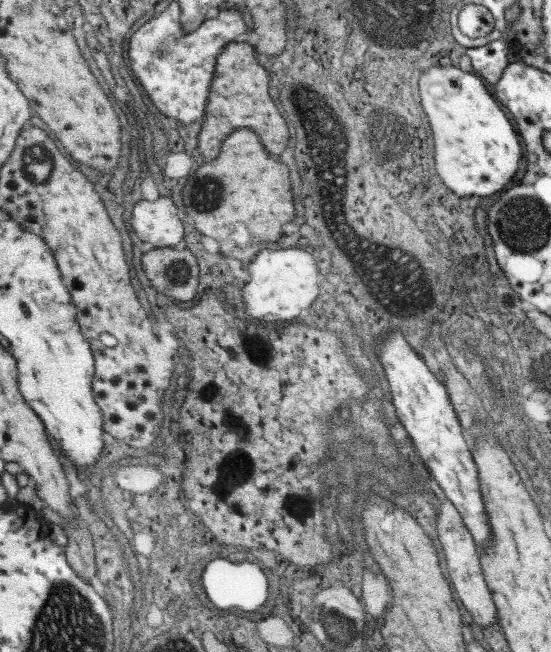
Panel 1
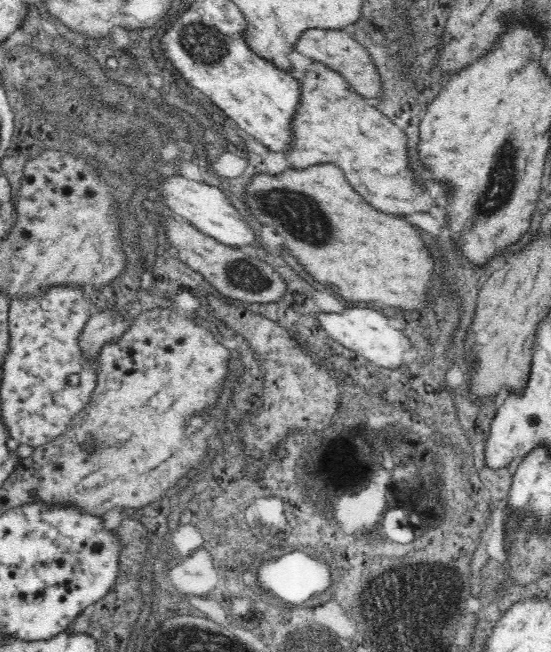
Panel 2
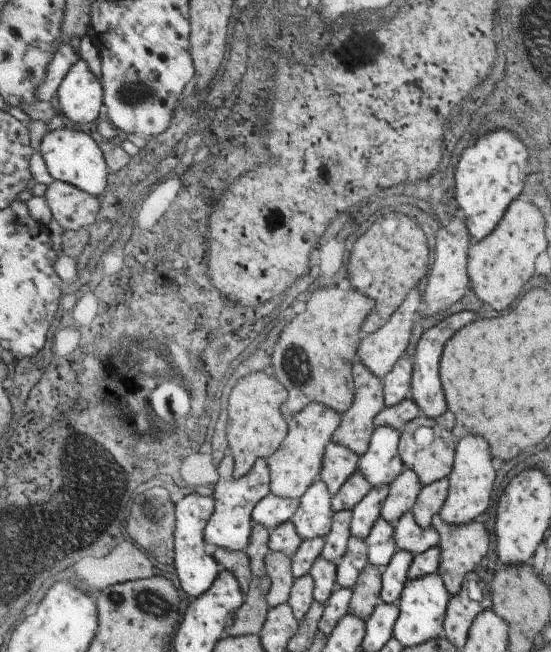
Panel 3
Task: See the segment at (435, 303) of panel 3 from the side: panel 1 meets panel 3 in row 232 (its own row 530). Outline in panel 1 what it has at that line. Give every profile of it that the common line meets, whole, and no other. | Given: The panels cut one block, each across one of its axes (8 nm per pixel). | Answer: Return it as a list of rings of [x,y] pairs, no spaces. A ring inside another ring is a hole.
[[[449,500],[441,502],[441,506],[439,506],[437,536],[439,536],[439,544],[443,548],[443,554],[445,554],[445,566],[447,566],[449,578],[451,578],[451,586],[455,586],[455,594],[459,596],[465,610],[473,616],[473,624],[479,624],[479,628],[487,628],[487,626],[497,624],[497,608],[495,608],[495,602],[491,600],[489,588],[483,578],[477,544],[475,544],[471,532],[467,530],[467,526],[463,524],[455,506],[449,504]]]

